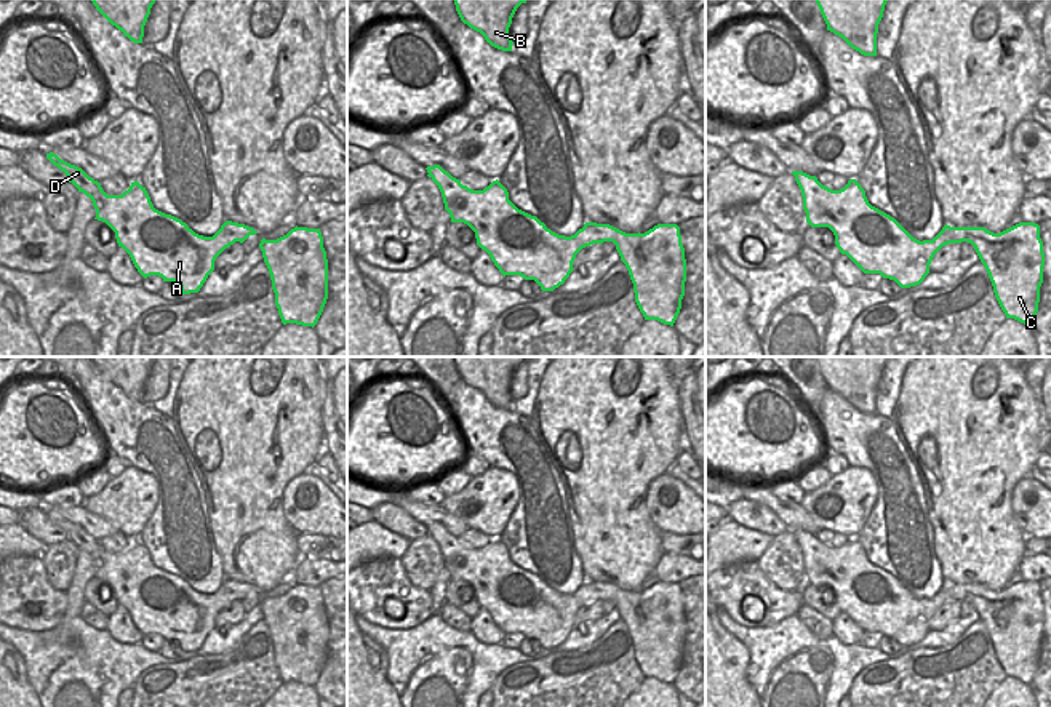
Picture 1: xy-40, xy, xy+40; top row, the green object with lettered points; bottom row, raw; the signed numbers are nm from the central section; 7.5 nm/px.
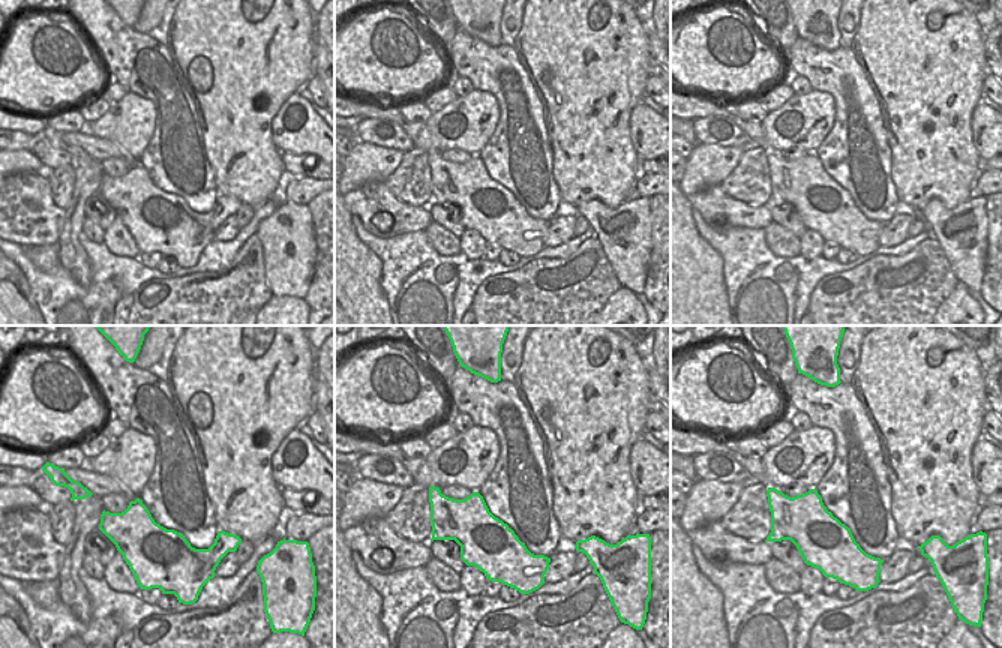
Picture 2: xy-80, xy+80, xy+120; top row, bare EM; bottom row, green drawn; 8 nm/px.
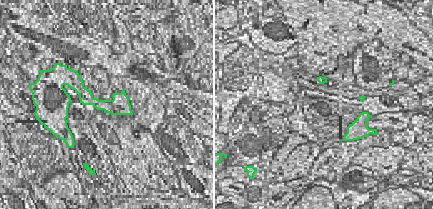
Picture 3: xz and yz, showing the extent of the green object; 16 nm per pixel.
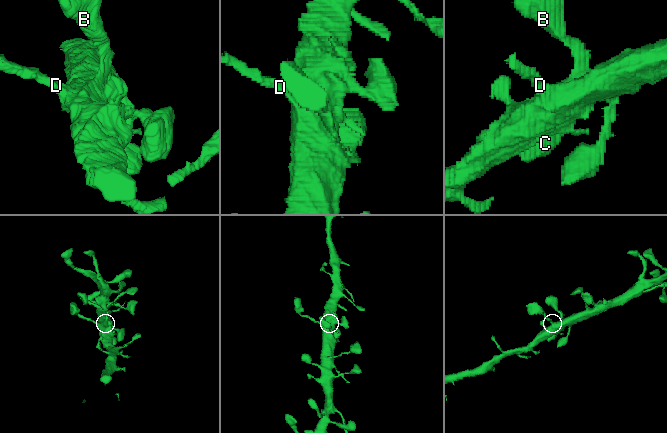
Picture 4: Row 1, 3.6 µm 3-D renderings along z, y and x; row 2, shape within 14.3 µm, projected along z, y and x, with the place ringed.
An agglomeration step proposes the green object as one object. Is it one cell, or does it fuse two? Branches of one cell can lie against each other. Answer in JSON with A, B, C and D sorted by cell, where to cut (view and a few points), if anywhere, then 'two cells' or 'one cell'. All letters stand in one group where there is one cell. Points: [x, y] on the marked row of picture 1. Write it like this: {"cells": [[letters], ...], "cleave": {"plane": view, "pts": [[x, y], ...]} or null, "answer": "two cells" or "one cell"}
{"cells": [["A", "B", "C", "D"]], "cleave": null, "answer": "one cell"}

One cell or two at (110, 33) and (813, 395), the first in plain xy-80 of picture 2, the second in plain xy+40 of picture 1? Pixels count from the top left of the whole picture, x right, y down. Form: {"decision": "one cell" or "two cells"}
{"decision": "two cells"}

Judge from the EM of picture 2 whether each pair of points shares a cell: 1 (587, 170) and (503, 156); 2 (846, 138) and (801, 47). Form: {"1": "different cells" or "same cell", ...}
{"1": "different cells", "2": "same cell"}

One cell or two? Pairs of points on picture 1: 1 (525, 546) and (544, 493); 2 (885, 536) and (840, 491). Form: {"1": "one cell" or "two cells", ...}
{"1": "one cell", "2": "two cells"}

